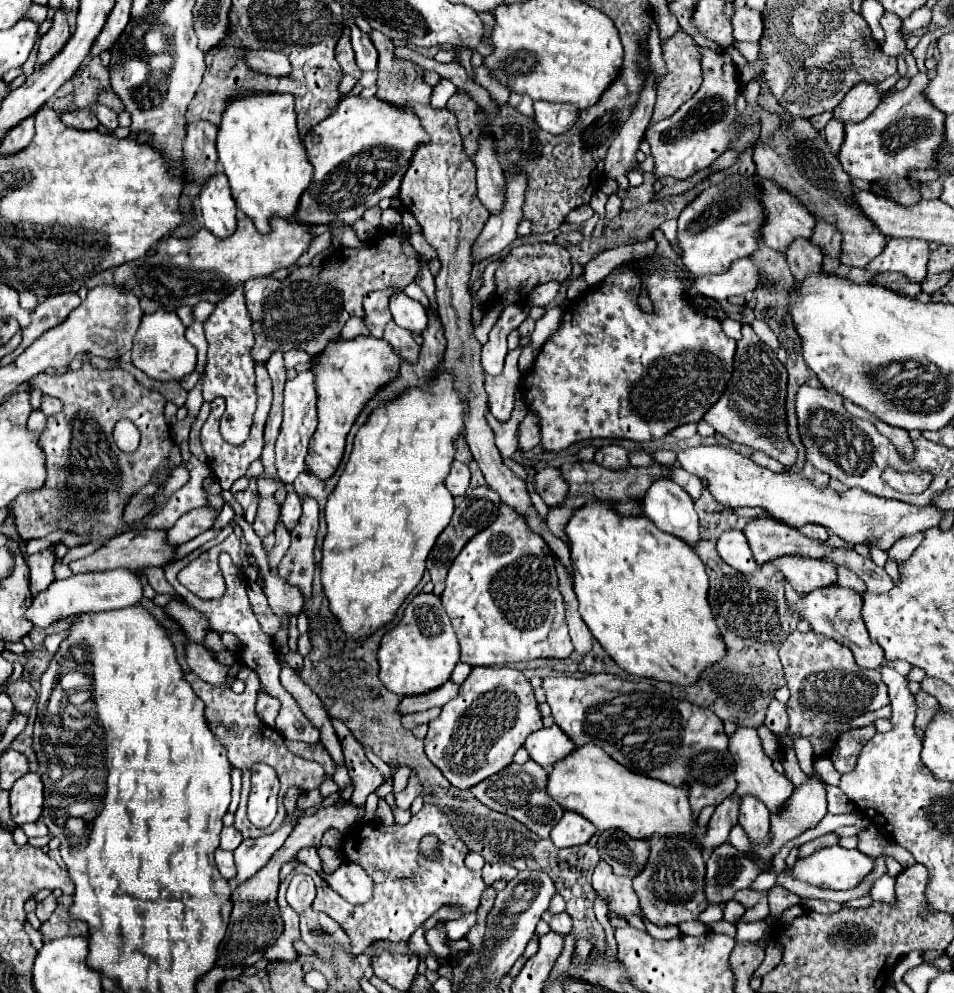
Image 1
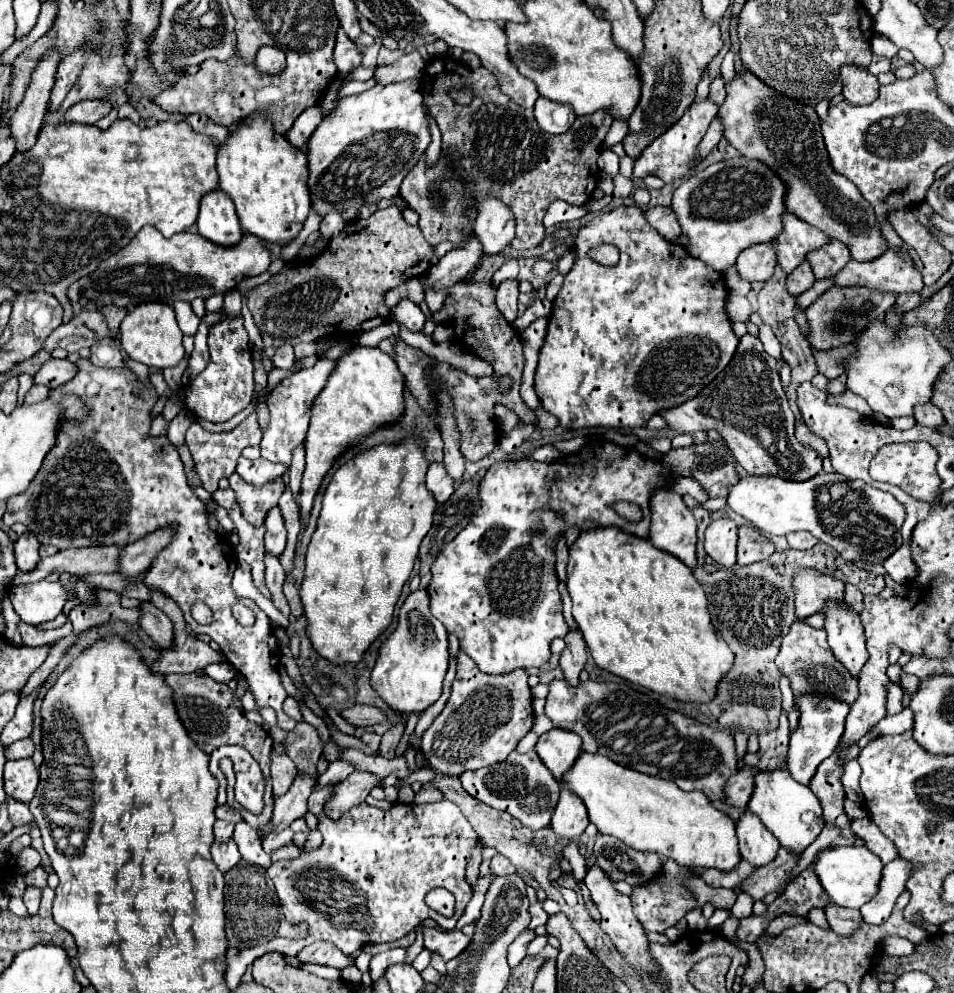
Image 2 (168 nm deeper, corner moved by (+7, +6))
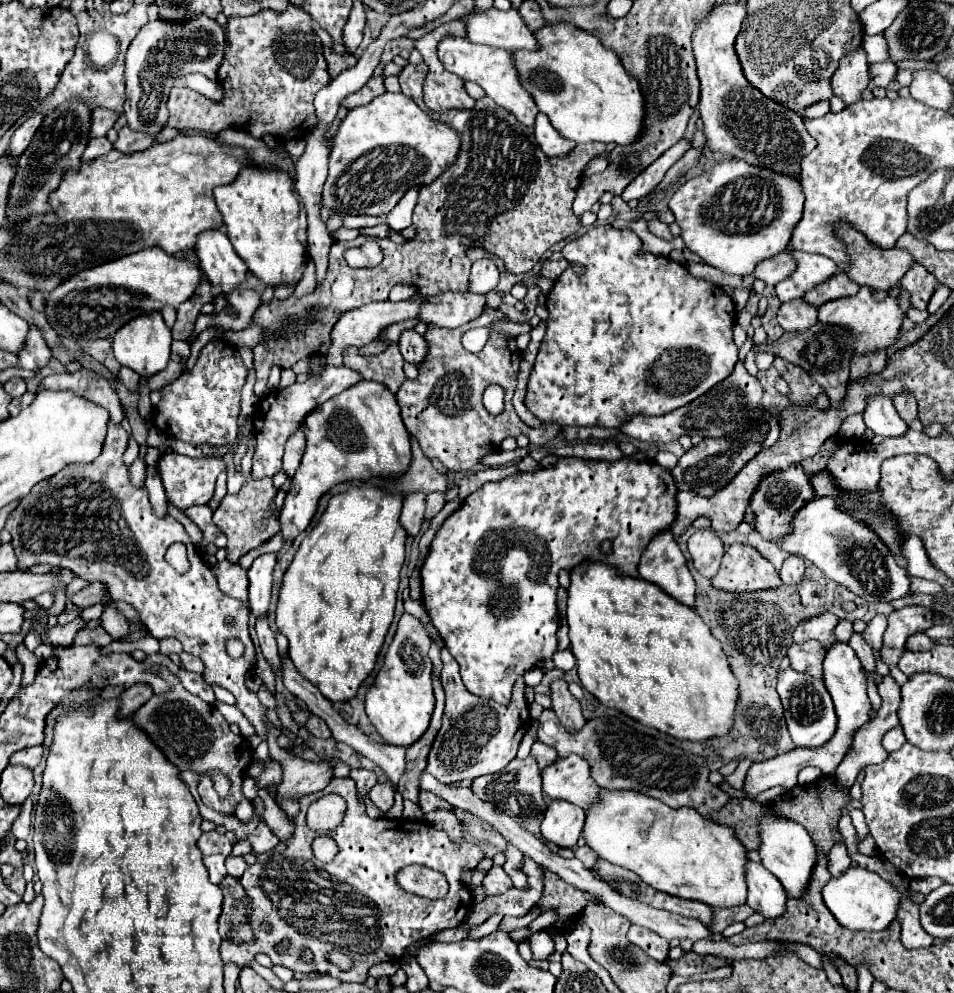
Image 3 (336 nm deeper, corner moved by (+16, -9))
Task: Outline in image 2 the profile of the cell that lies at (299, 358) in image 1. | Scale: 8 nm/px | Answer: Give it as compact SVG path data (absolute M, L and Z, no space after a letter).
M285 343L285 345L281 345L281 347L275 351L273 363L275 363L277 369L289 369L289 367L293 365L293 359L295 359L293 347L291 347L289 343Z

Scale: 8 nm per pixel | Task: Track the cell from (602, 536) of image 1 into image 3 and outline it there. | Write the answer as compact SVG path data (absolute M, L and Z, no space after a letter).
M672 530L658 532L650 540L644 548L638 572L640 578L630 578L628 574L620 574L616 566L592 560L586 560L570 570L566 618L570 626L570 648L576 656L582 686L604 706L618 708L634 720L680 740L698 742L722 736L728 728L732 728L738 684L730 672L720 642L710 634L710 628L696 610L690 608L694 606L694 578Z

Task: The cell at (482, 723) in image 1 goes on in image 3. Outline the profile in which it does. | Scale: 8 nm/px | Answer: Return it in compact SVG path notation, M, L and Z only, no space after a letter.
M444 648L442 650L442 686L446 692L446 708L444 708L444 720L442 728L436 734L436 740L428 754L428 766L426 772L430 772L438 782L452 784L460 780L474 780L484 774L494 774L508 766L512 758L516 758L518 744L526 730L530 728L530 714L528 704L524 700L524 677L519 677L512 690L512 700L502 706L488 698L478 698L472 692L466 690L466 686L460 680L458 662L452 658L452 654Z

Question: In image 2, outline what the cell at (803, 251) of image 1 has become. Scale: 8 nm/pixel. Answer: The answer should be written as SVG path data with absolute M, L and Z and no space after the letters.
M803 261L803 263L787 277L787 291L789 291L793 297L799 297L799 295L805 293L807 289L811 289L813 283L815 283L813 271L811 271L809 263Z

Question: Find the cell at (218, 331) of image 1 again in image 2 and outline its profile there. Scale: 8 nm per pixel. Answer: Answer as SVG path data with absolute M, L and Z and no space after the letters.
M229 291L225 295L225 305L227 313L231 315L229 319L213 325L209 329L209 363L199 373L191 385L183 389L183 403L191 415L213 421L213 423L223 423L235 417L239 411L243 411L253 397L255 391L255 381L253 381L253 355L249 351L249 337L243 327L243 319L239 315L241 311L241 295L237 291Z

